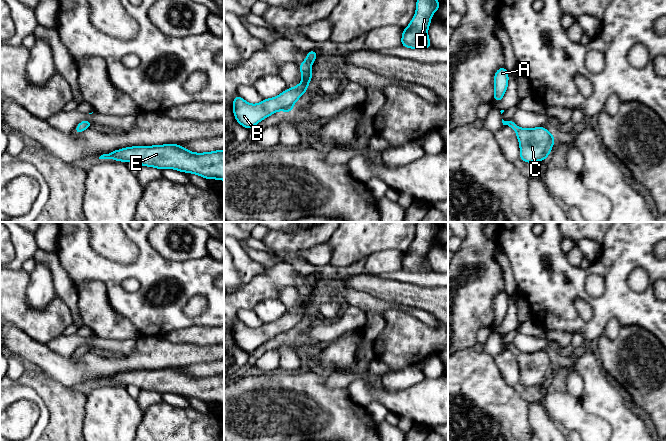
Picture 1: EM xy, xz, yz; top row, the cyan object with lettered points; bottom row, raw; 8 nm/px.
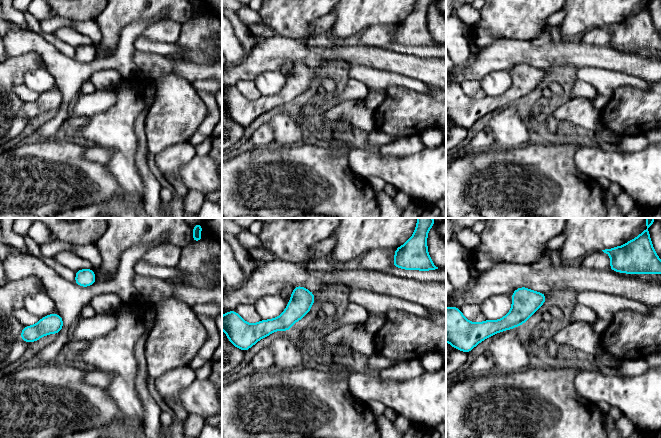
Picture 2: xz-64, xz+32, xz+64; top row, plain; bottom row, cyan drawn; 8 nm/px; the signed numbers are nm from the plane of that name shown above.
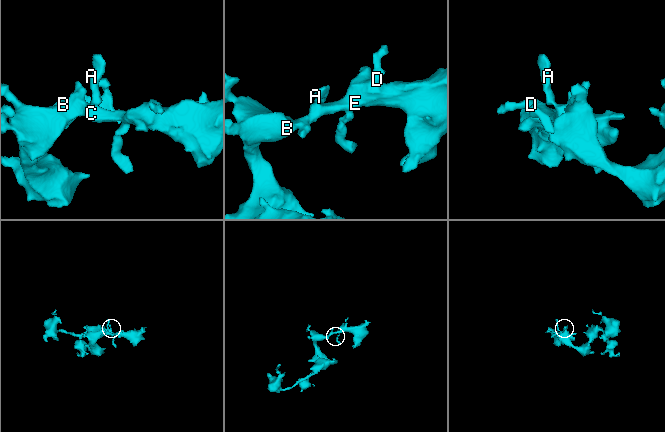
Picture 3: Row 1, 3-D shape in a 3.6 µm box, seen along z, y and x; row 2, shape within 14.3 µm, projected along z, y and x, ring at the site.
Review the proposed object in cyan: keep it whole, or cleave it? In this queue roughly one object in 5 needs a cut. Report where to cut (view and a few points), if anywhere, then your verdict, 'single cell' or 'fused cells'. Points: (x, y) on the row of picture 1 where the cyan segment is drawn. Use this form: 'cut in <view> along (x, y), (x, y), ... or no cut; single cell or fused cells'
no cut; single cell

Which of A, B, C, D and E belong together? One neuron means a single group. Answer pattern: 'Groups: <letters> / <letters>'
Groups: A B C D E

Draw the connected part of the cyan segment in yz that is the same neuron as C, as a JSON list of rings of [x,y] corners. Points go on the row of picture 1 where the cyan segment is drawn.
[[[502,119],[502,123],[511,127],[517,134],[520,145],[519,159],[532,163],[548,158],[556,138],[546,128],[520,128],[515,124],[513,119],[509,121]]]

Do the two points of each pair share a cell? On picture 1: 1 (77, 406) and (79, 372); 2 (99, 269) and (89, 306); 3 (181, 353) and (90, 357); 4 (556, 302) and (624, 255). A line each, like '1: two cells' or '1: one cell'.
1: two cells
2: two cells
3: one cell
4: one cell

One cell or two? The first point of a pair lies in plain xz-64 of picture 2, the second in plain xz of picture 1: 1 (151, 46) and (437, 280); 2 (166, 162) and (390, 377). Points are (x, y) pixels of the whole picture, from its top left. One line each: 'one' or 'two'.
1: one
2: one

